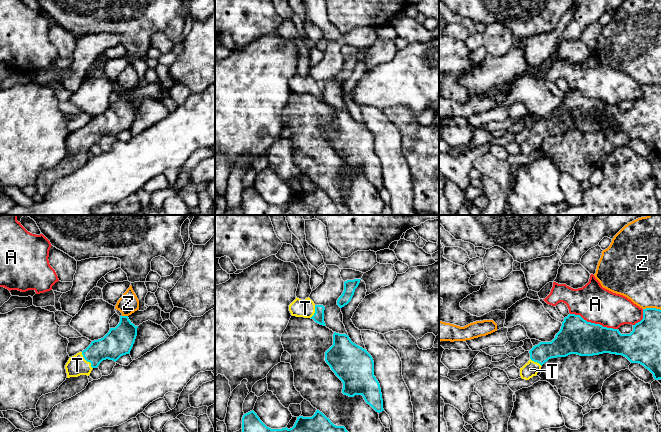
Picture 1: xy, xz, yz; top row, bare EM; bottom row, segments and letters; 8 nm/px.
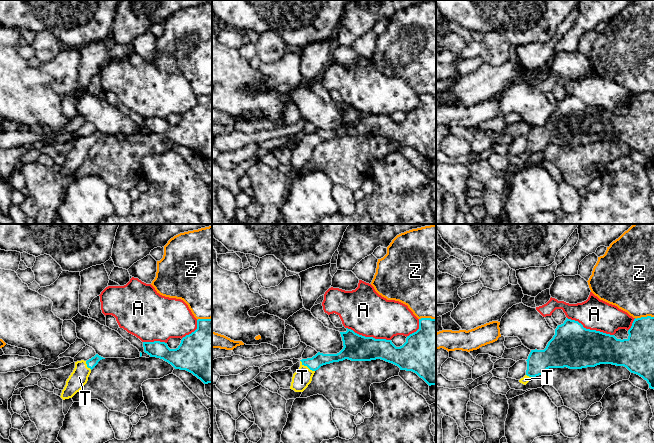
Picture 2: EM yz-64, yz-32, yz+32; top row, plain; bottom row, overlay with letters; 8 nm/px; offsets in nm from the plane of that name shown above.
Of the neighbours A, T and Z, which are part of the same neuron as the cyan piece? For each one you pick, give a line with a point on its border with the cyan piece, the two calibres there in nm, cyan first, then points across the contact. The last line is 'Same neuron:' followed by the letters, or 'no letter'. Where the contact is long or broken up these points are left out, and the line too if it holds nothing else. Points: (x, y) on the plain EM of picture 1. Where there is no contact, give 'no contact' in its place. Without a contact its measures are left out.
T: contact xy (87, 137); calibres 220 and 160 nm; way xy (113, 121), (98, 126), (87, 137), (77, 141)
Same neuron: T

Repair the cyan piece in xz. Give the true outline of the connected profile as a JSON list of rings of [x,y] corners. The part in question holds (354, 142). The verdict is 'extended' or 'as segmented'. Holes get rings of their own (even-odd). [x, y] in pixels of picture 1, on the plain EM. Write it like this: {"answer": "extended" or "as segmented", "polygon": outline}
{"answer": "as segmented", "polygon": [[[334,108],[333,121],[325,128],[325,137],[342,157],[344,171],[362,171],[365,178],[376,188],[384,187],[380,160],[374,152],[374,137],[367,126],[353,119],[348,111]]]}

